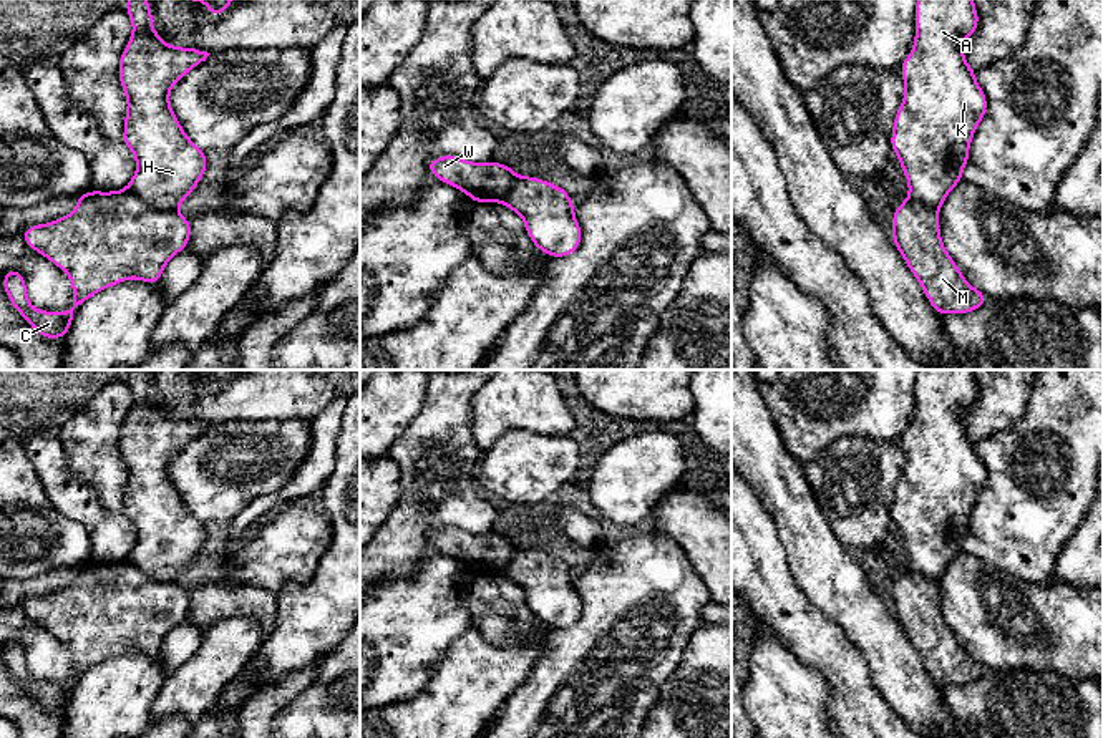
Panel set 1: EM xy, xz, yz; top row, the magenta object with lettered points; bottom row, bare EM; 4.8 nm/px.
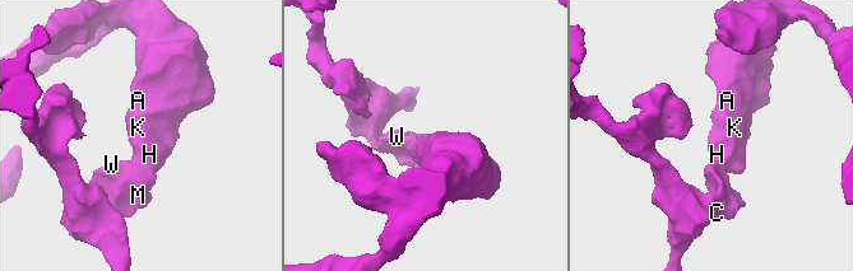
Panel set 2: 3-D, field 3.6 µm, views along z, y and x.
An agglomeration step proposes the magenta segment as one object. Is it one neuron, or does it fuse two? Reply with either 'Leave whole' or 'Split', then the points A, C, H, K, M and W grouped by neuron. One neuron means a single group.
Split. Groups: A H K / C M W

